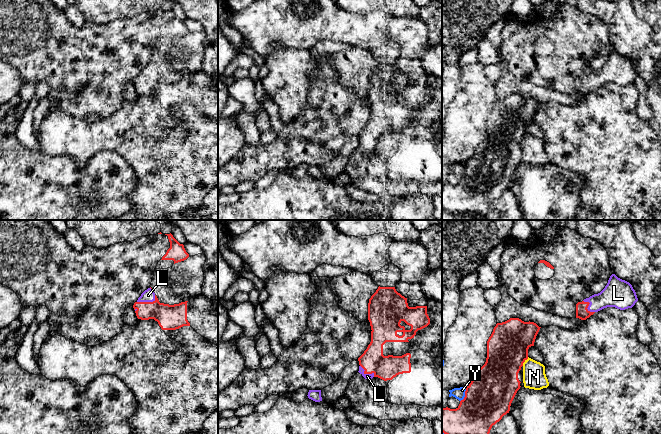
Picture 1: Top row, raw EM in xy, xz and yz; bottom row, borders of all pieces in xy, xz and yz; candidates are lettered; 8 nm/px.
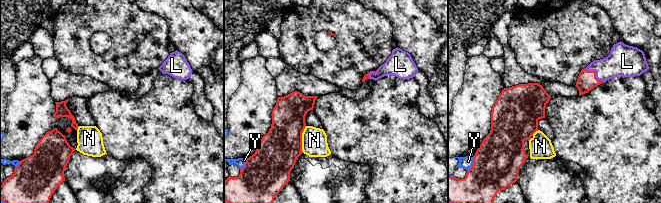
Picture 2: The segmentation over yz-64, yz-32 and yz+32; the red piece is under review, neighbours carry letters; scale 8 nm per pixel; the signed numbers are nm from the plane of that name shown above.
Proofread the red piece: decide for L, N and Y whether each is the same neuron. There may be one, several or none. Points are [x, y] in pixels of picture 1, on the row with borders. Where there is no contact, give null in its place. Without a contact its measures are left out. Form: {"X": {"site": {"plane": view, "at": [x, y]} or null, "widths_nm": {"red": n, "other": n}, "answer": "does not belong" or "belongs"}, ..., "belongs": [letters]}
{"L": {"site": {"plane": "xy", "at": [147, 302]}, "widths_nm": {"red": 200, "other": 100}, "answer": "belongs"}, "N": {"site": {"plane": "yz", "at": [524, 361]}, "widths_nm": {"red": 340, "other": 190}, "answer": "does not belong"}, "Y": {"site": {"plane": "yz", "at": [465, 395]}, "widths_nm": {"red": 380, "other": 100}, "answer": "does not belong"}, "belongs": ["L"]}

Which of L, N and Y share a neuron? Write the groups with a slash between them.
L / N / Y

